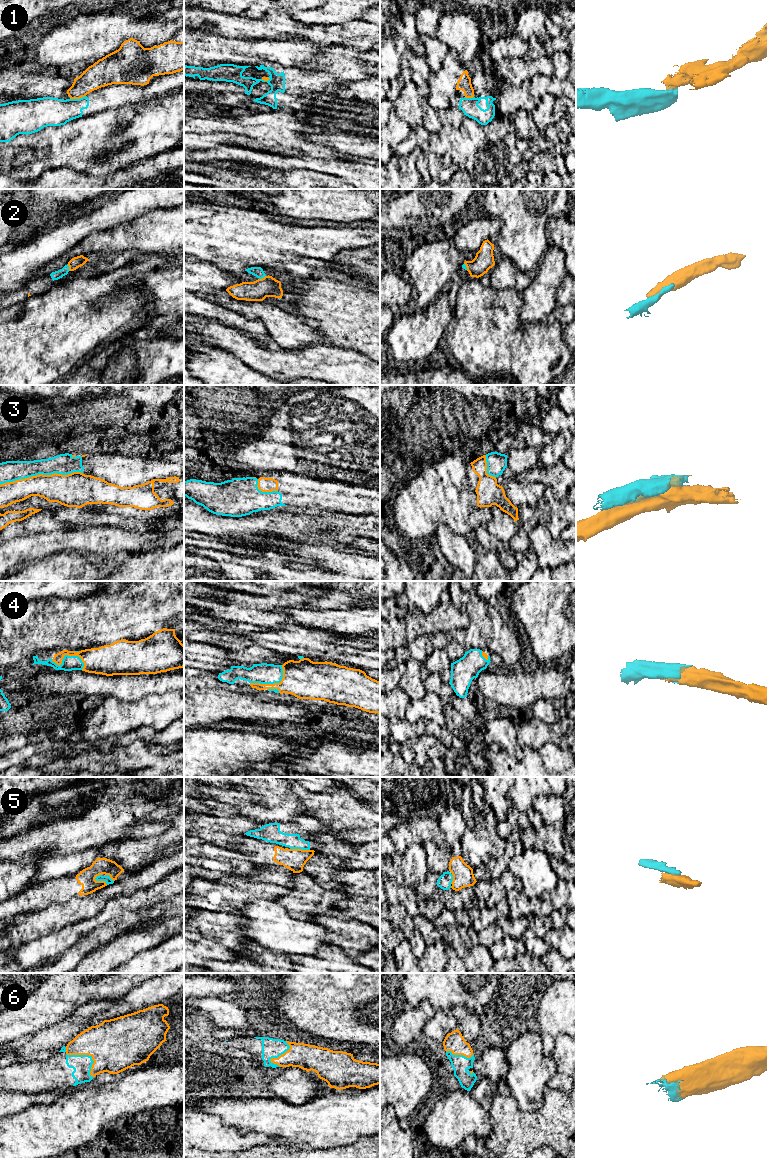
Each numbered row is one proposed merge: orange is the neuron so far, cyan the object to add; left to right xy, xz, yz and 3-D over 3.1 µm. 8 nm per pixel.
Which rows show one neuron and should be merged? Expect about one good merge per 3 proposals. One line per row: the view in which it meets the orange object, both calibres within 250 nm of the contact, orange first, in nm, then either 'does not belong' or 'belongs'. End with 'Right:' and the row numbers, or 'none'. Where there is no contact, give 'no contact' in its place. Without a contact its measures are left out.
1: meets orange in xy; 200 nm thick on the orange side, 240 nm on the other; does not belong
2: meets orange in xy; 90 nm thick on the orange side, 70 nm on the other; belongs
3: meets orange in xy; 240 nm thick on the orange side, 170 nm on the other; does not belong
4: meets orange in xz; 320 nm thick on the orange side, 170 nm on the other; belongs
5: meets orange in xy; 140 nm thick on the orange side, 60 nm on the other; does not belong
6: meets orange in xy; 420 nm thick on the orange side, 150 nm on the other; belongs
Right: 2, 4, 6

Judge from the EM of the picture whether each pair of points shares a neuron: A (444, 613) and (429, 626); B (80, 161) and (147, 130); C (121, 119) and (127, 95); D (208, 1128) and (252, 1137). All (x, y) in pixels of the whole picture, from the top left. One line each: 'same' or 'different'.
A: same
B: same
C: different
D: same

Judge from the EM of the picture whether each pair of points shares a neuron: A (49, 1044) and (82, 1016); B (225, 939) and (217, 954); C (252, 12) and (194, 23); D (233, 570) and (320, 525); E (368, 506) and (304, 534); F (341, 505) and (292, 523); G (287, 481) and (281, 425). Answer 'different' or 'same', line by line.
A: same
B: different
C: different
D: different
E: different
F: different
G: different

